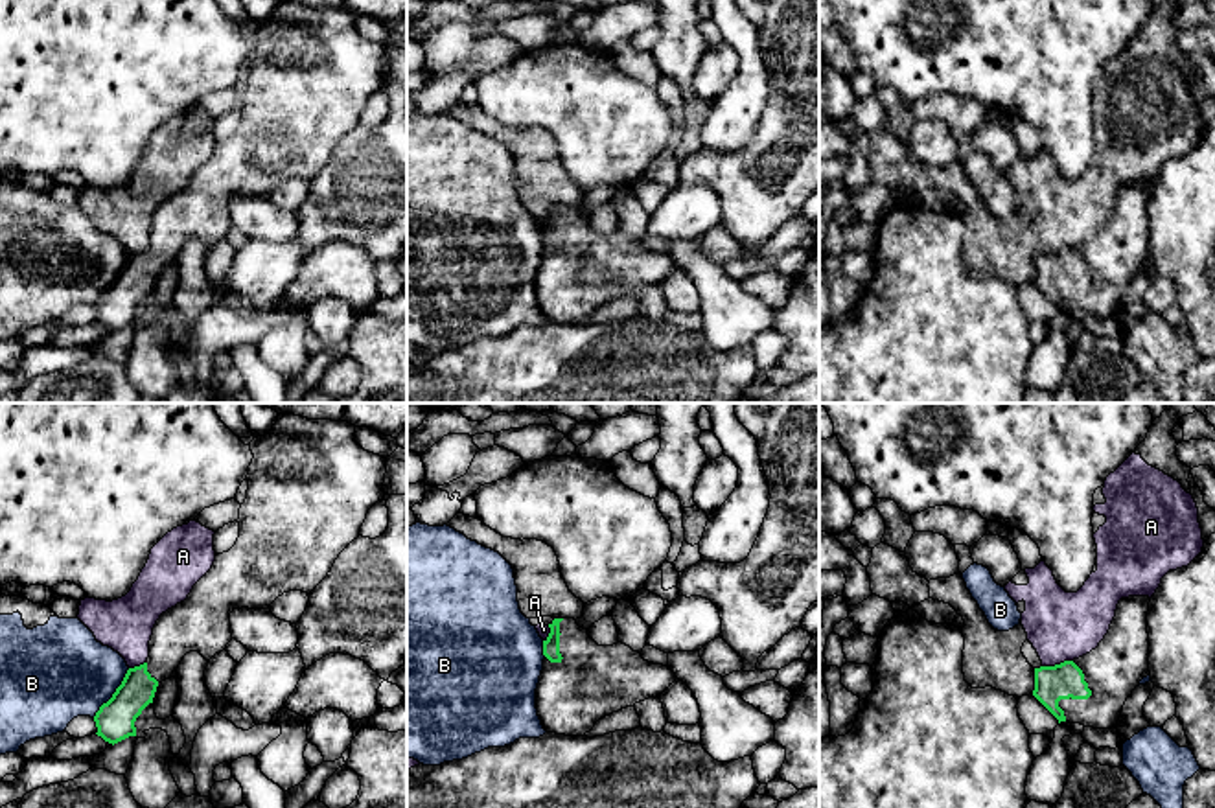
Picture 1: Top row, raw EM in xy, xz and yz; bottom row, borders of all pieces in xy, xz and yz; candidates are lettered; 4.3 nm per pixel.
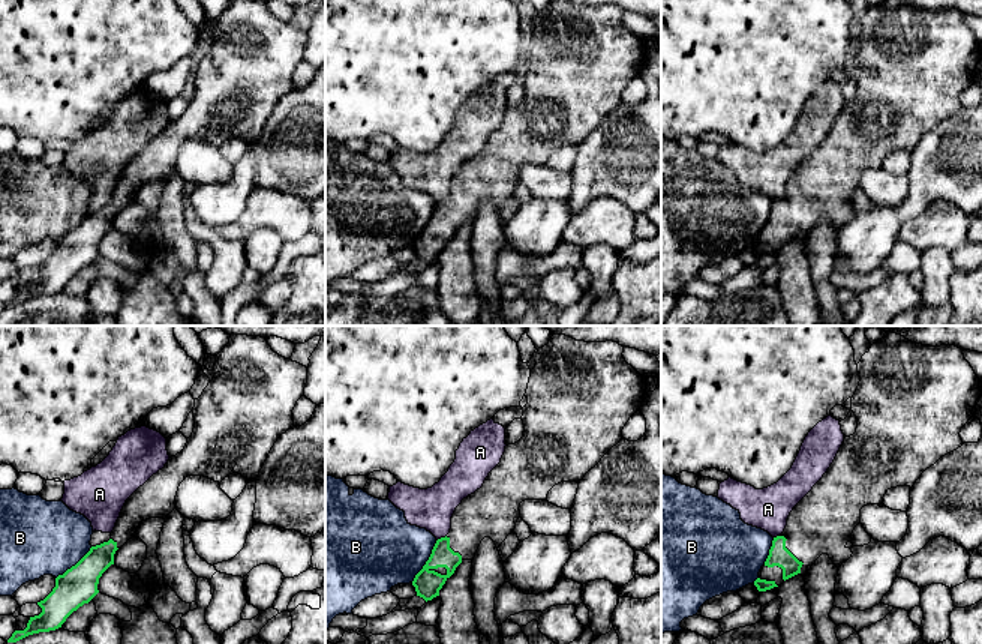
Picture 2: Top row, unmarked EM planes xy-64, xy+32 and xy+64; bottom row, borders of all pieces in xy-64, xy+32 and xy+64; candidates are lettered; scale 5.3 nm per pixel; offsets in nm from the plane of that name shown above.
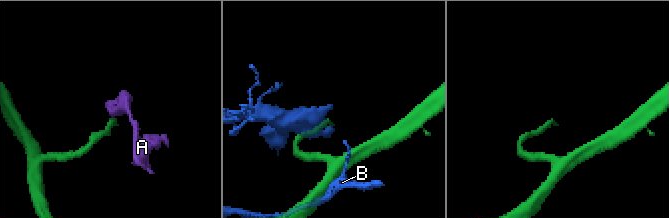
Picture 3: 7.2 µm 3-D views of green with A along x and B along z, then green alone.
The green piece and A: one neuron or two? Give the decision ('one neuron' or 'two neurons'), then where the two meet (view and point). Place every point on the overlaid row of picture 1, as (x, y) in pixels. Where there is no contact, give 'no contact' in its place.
two neurons; contact yz (1057, 665)

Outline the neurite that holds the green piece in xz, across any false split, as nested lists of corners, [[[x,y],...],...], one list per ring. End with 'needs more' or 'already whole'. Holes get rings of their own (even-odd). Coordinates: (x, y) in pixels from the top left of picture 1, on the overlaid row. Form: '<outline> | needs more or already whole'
[[[554,618],[543,641],[536,709],[547,733],[584,736],[595,723],[648,698],[677,677],[617,642],[598,646],[574,618]]] | needs more

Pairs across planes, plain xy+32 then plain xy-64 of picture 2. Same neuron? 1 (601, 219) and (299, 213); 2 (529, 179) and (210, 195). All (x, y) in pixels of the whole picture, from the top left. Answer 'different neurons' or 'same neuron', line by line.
1: same neuron
2: different neurons

